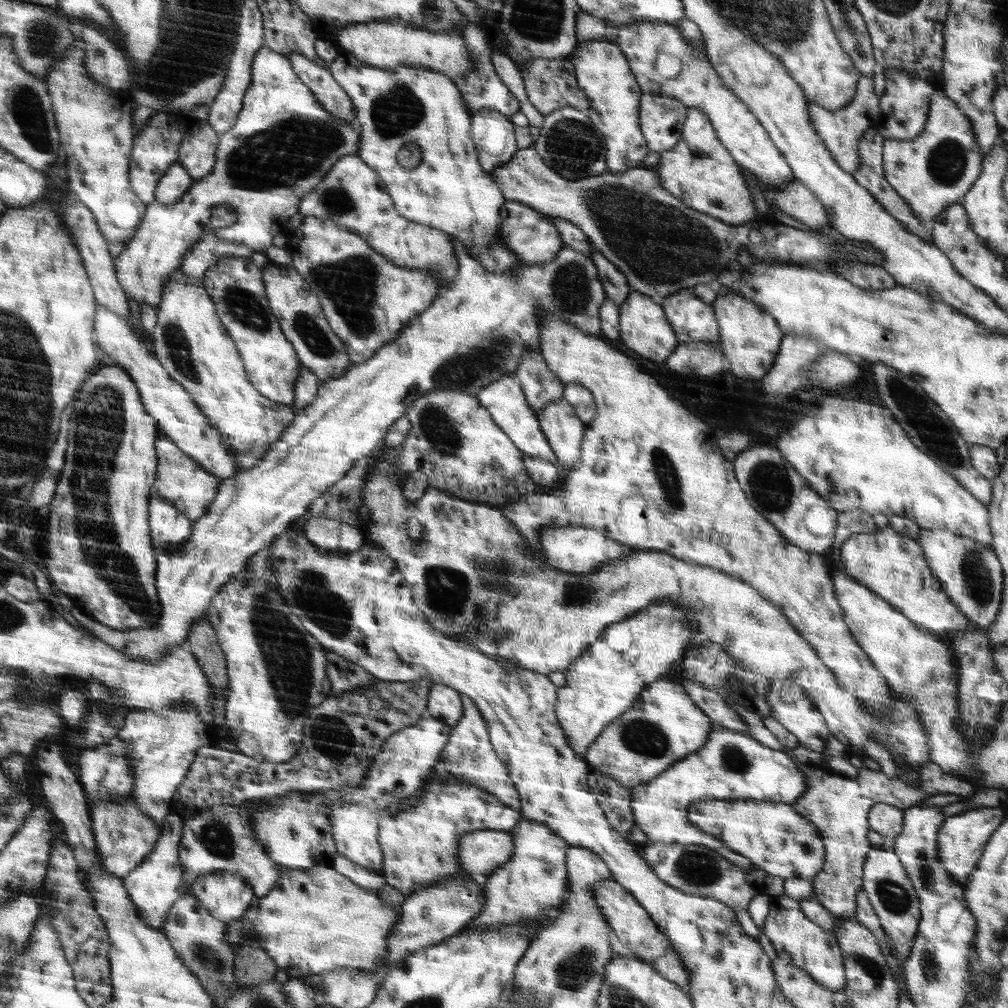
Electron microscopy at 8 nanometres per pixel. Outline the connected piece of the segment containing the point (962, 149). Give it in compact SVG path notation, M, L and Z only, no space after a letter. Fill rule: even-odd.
M935 90L924 131L910 141L886 140L883 169L886 180L924 224L930 225L945 209L960 202L983 172L984 154L975 132L958 104Z

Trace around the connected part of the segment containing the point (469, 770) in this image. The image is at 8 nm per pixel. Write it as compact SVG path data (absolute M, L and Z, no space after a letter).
M464 695L464 718L451 728L450 740L439 757L439 764L434 766L435 778L455 778L460 782L467 782L499 798L506 806L519 811L522 808L522 799L518 788L512 782L510 771L496 754L491 745L490 728L487 721L471 698Z

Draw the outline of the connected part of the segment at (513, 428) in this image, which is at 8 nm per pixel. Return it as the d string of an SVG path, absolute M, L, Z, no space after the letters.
M516 374L501 376L496 382L486 385L475 395L480 404L487 408L492 414L495 422L511 438L524 456L543 458L557 466L558 461L555 451L548 442L547 435L543 433L542 424L539 422L538 414L531 409L524 394L522 382Z

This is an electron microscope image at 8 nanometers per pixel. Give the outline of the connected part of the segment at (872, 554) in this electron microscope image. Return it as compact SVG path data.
M877 527L872 533L852 535L837 547L833 557L843 564L844 573L848 577L887 599L891 606L906 615L913 624L924 627L928 632L936 634L974 627L951 601L940 580L932 574L919 542L900 535L891 527Z

